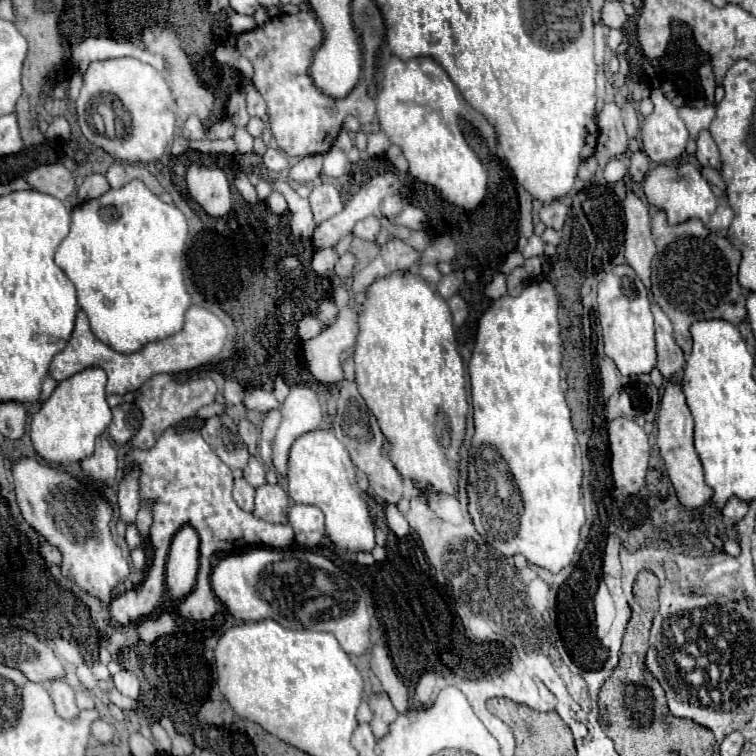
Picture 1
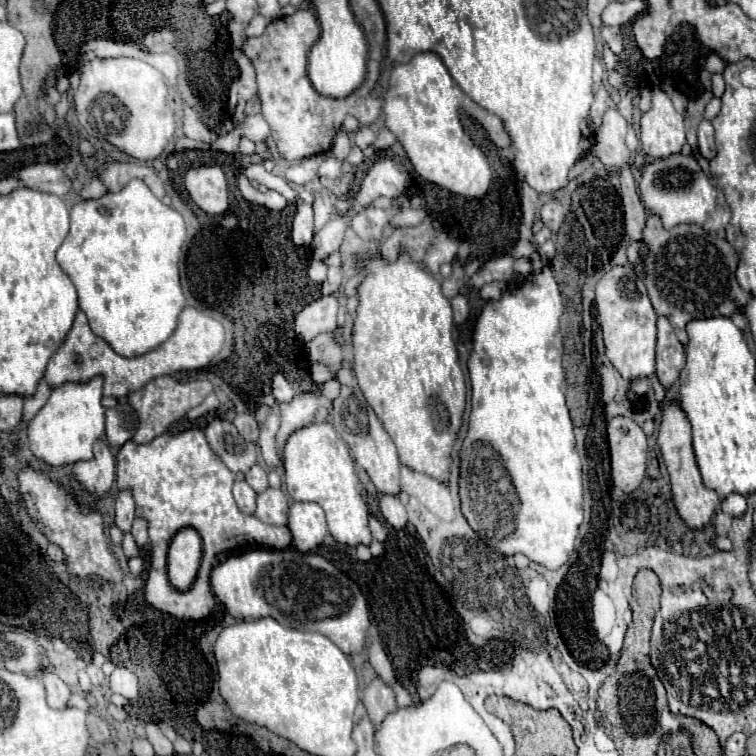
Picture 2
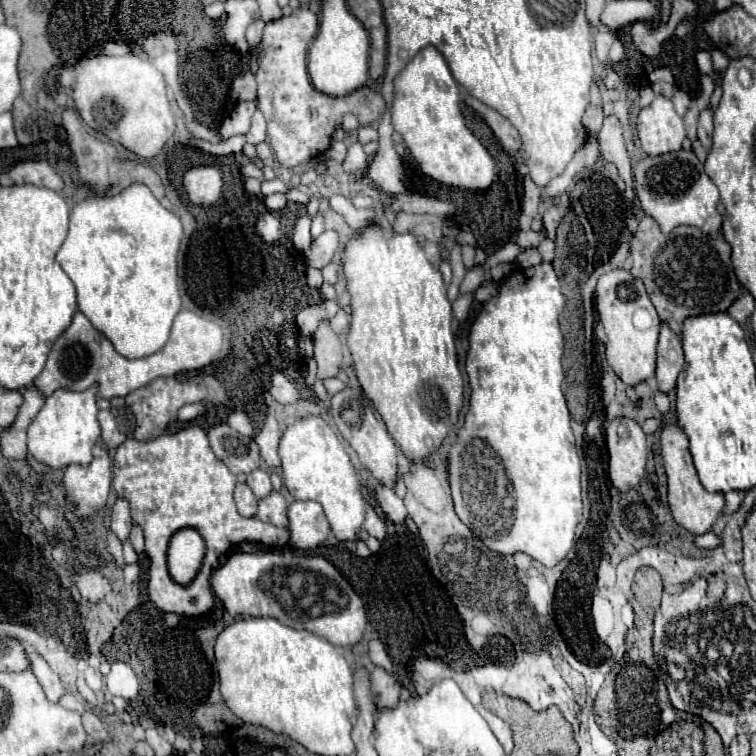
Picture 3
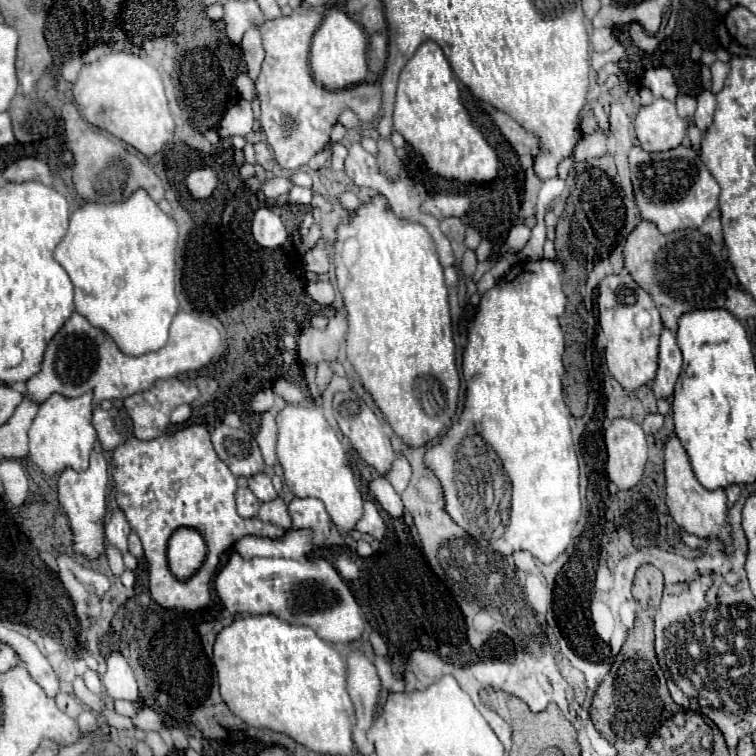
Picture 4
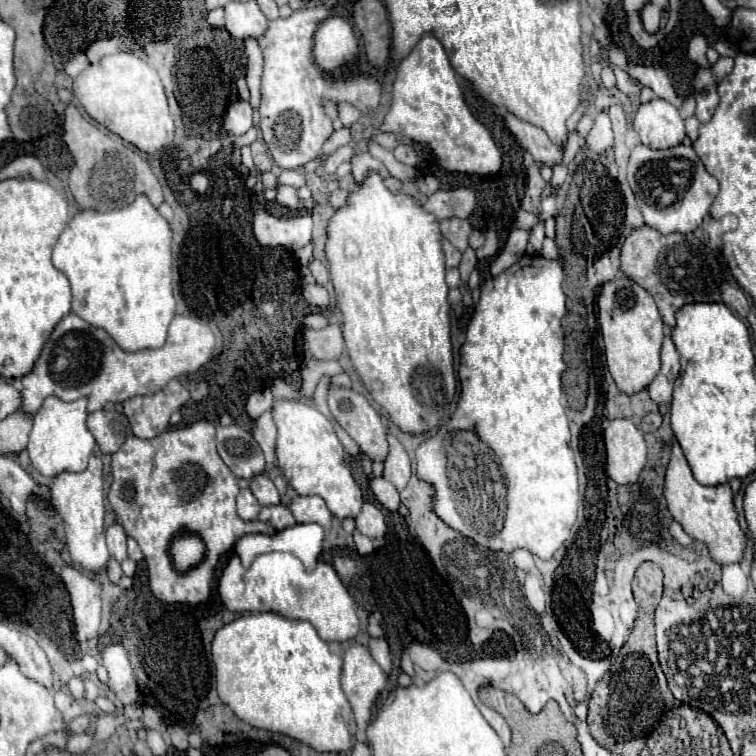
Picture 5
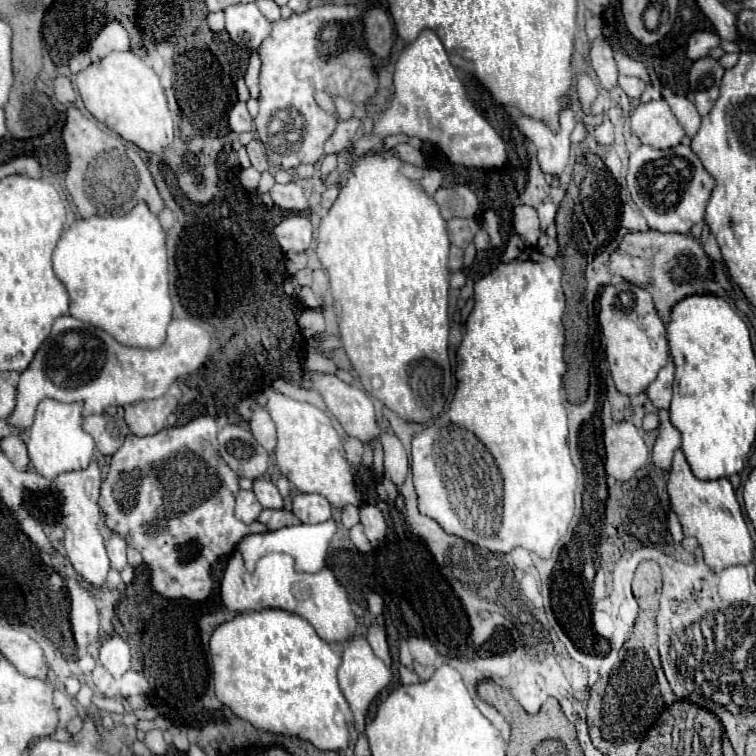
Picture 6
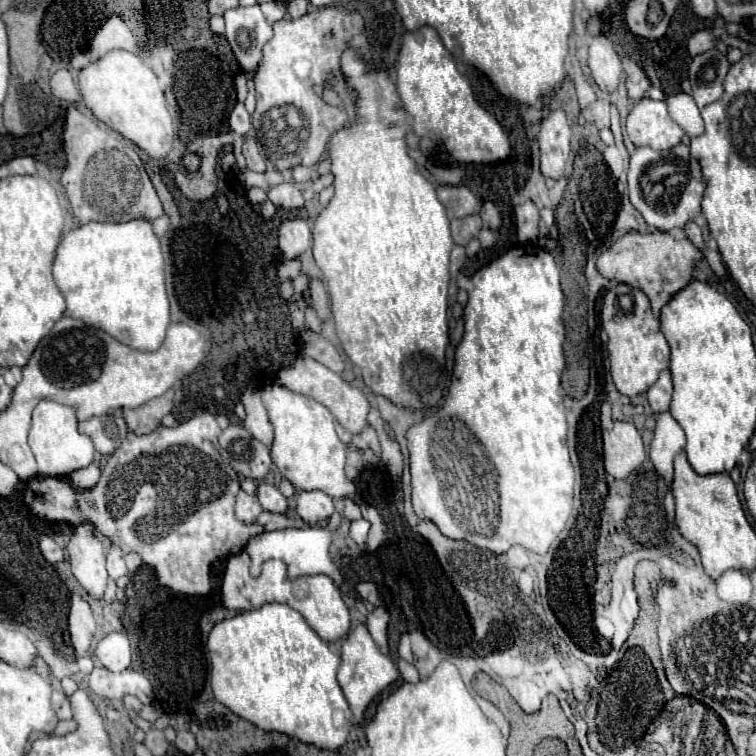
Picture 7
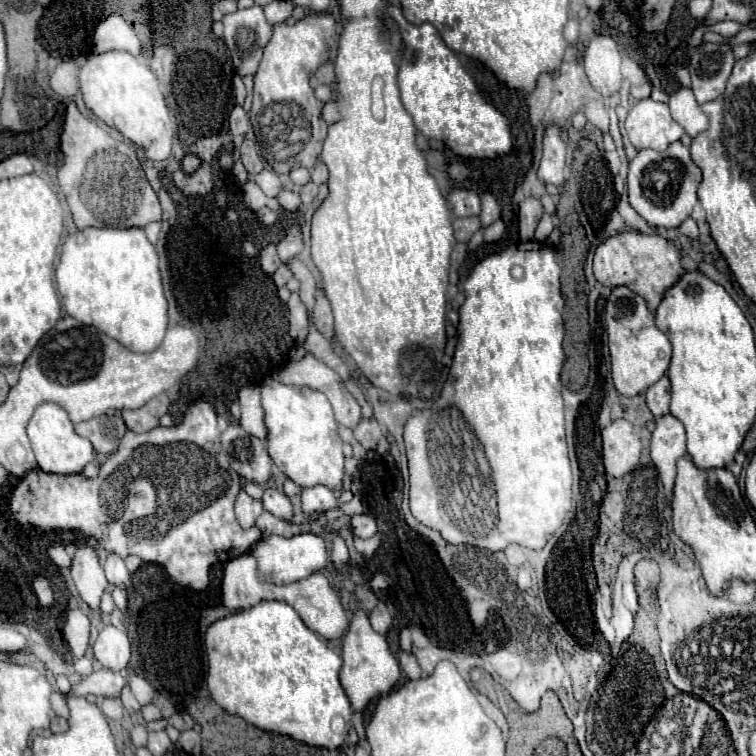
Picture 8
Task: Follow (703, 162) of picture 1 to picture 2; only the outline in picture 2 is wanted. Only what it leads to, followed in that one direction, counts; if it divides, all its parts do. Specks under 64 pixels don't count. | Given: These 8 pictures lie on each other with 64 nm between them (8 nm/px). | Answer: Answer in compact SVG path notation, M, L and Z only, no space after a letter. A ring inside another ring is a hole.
M702 120L698 126L698 150L704 158L712 160L716 156L716 146L714 146L714 128L710 120Z

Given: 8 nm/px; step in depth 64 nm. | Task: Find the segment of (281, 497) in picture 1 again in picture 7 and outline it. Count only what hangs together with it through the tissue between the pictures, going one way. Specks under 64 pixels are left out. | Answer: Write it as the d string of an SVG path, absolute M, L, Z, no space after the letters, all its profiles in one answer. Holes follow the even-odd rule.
M262 512L258 516L258 524L262 524L266 530L284 530L284 528L306 528L306 526L324 526L324 522L316 522L316 524L304 524L302 520L296 518L288 518L286 514L274 514L274 512Z

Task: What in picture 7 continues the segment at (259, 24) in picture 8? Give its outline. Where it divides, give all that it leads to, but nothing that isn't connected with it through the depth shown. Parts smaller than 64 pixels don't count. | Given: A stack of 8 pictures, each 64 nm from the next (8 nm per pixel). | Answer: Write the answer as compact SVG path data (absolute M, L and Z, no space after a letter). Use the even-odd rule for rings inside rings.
M258 4L248 8L232 8L224 12L226 40L244 72L258 68L262 46L272 38L272 26L266 22Z

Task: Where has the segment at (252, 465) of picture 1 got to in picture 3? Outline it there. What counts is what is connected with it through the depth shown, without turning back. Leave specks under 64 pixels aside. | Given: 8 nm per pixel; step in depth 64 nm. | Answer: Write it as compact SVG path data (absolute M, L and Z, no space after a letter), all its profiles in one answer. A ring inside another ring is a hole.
M254 470L248 474L246 484L252 488L256 498L264 498L268 496L268 492L272 492L272 484L270 484L270 476L266 470Z

